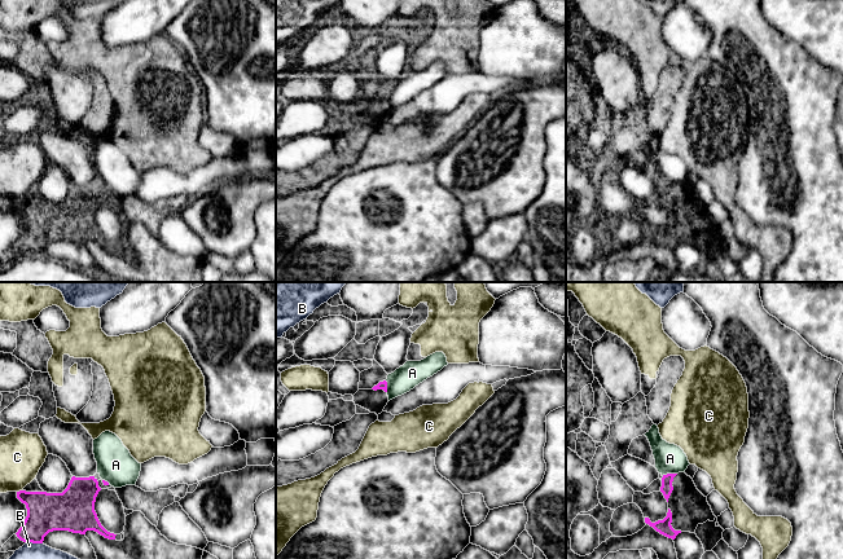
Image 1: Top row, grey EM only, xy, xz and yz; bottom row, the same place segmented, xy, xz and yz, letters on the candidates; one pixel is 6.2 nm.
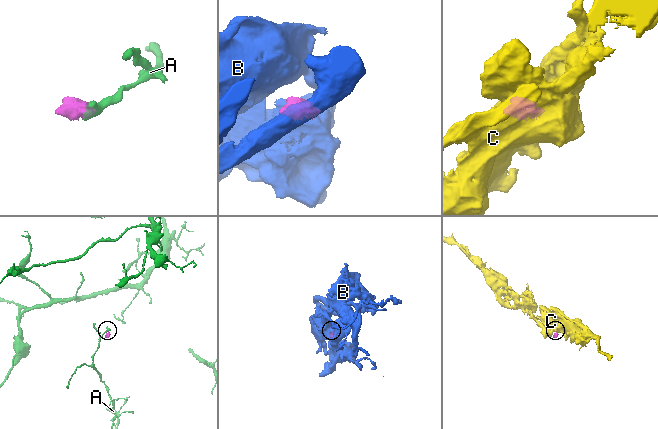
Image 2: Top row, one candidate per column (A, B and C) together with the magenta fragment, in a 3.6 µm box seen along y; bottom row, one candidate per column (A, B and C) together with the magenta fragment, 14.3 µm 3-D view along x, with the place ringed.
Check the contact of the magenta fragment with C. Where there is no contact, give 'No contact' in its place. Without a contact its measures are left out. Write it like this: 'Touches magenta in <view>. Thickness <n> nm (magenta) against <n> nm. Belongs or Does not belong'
Touches magenta in xy. Thickness 240 nm (magenta) against 280 nm. Does not belong

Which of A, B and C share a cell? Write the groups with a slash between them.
A / B / C

